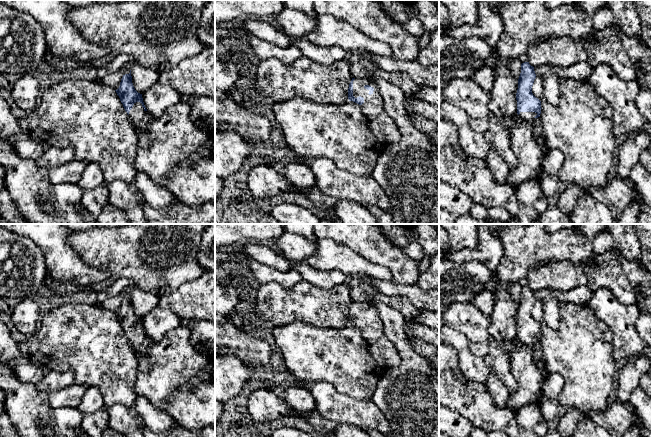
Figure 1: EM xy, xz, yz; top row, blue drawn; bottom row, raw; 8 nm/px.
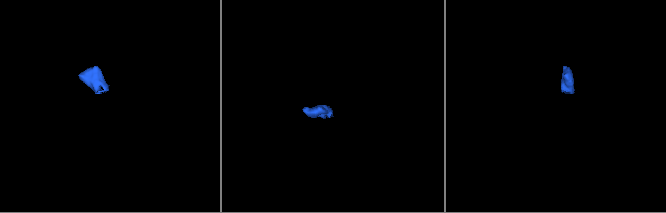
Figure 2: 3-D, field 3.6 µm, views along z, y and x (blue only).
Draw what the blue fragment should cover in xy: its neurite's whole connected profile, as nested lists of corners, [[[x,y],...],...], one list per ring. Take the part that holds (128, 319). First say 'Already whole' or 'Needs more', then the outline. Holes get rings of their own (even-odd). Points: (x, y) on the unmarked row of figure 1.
Needs more. [[[131,294],[129,298],[123,299],[120,310],[115,315],[135,353],[142,353],[151,345],[153,339],[147,335],[142,318],[138,317],[133,310]]]

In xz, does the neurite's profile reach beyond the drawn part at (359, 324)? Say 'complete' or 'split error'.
split error

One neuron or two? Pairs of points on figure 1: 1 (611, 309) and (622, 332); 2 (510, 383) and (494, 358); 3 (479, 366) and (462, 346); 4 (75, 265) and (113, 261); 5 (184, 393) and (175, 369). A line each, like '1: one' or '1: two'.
1: one
2: one
3: one
4: two
5: two

